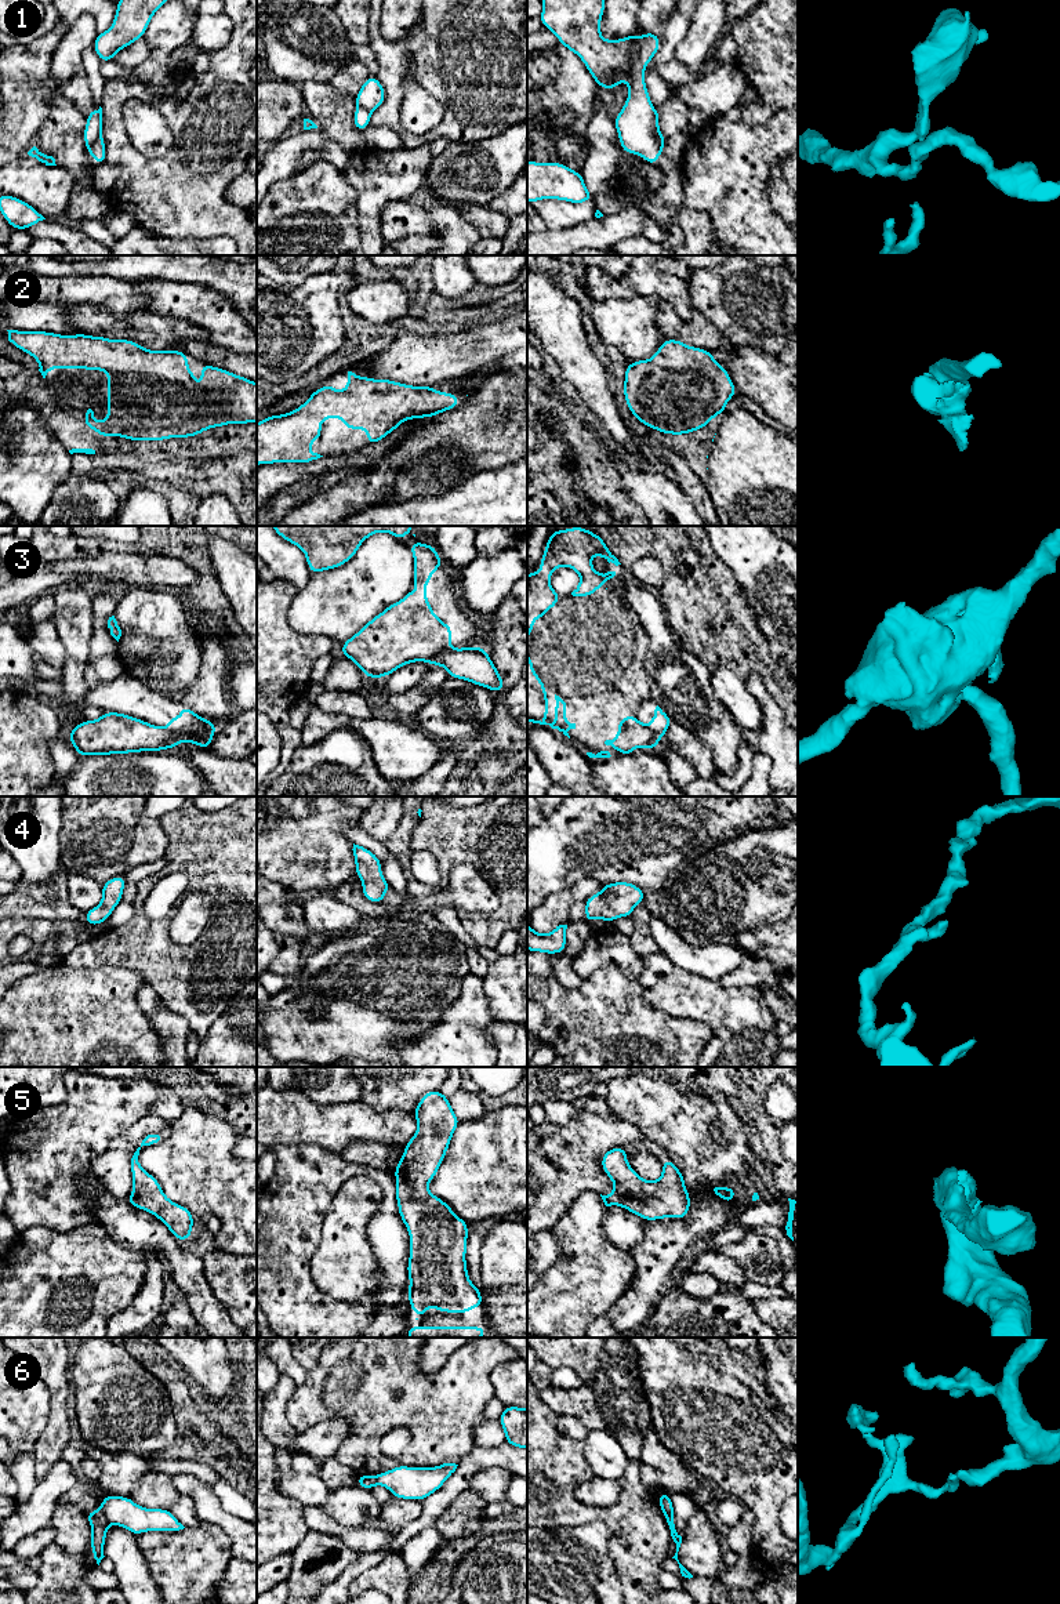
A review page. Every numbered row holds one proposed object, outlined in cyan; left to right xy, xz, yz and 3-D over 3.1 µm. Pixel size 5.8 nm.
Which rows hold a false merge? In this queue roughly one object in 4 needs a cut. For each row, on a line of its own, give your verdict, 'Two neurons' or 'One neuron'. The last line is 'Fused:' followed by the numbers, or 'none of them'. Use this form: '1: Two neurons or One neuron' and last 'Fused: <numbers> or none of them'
1: Two neurons
2: One neuron
3: Two neurons
4: One neuron
5: One neuron
6: Two neurons
Fused: 1, 3, 6

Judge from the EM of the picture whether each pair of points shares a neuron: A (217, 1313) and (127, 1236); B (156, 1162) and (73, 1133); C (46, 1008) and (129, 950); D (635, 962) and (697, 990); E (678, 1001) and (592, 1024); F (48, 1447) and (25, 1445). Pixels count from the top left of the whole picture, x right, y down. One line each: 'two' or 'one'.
A: one
B: two
C: two
D: two
E: two
F: two

